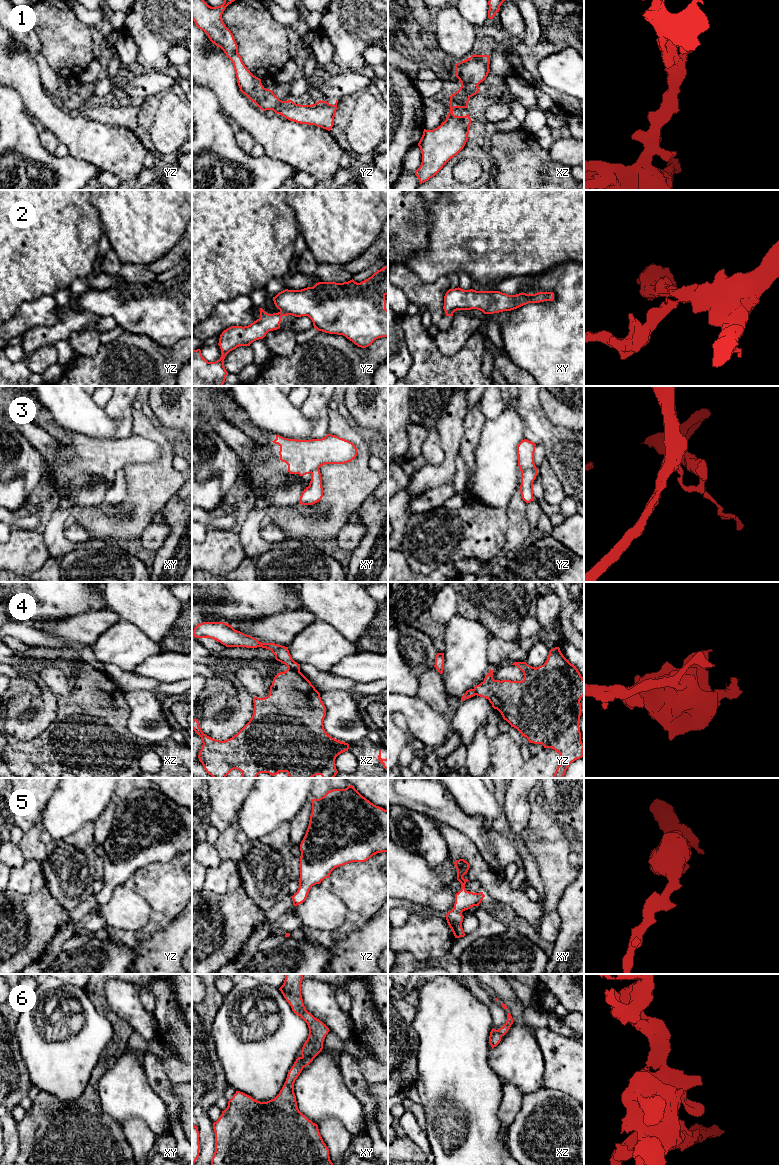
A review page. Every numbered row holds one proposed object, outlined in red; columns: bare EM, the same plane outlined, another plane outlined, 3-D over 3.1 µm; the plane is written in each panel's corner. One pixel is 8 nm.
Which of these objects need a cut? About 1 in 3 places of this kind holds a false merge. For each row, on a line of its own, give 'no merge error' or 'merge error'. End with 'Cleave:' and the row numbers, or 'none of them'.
1: no merge error
2: merge error
3: merge error
4: merge error
5: no merge error
6: no merge error
Cleave: 2, 3, 4

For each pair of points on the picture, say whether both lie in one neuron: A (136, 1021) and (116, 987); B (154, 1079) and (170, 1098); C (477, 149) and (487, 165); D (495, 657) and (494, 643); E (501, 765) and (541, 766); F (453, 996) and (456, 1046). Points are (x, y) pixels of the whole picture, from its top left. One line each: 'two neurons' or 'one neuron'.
A: one neuron
B: one neuron
C: one neuron
D: one neuron
E: one neuron
F: one neuron

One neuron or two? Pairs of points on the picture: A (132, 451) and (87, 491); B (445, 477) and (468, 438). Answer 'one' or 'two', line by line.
A: one
B: two

